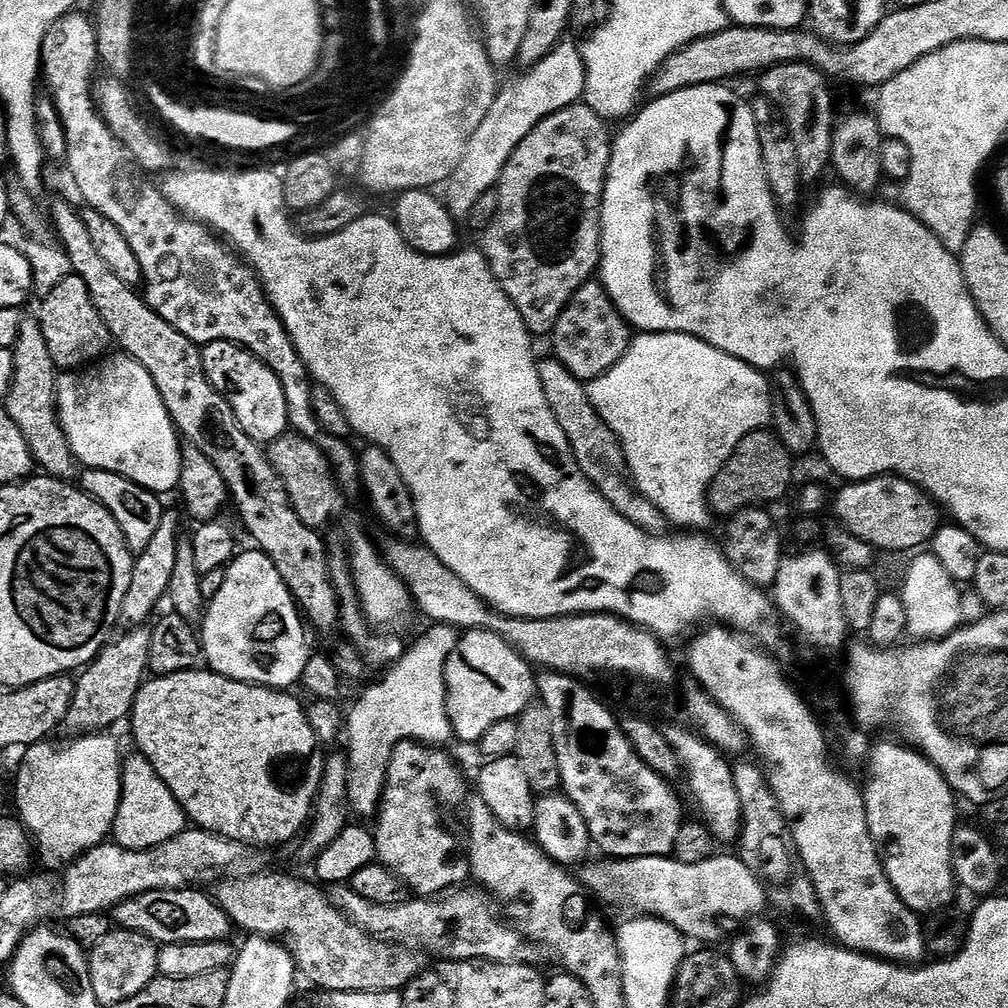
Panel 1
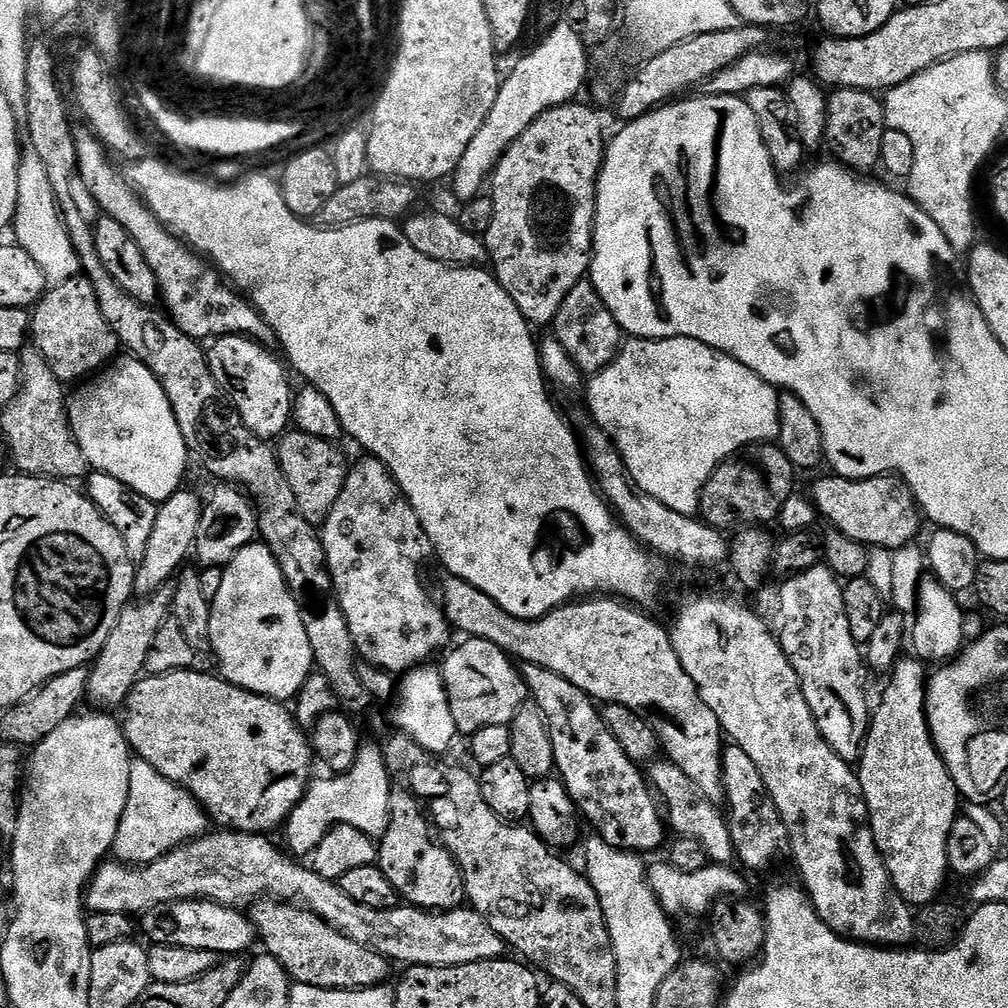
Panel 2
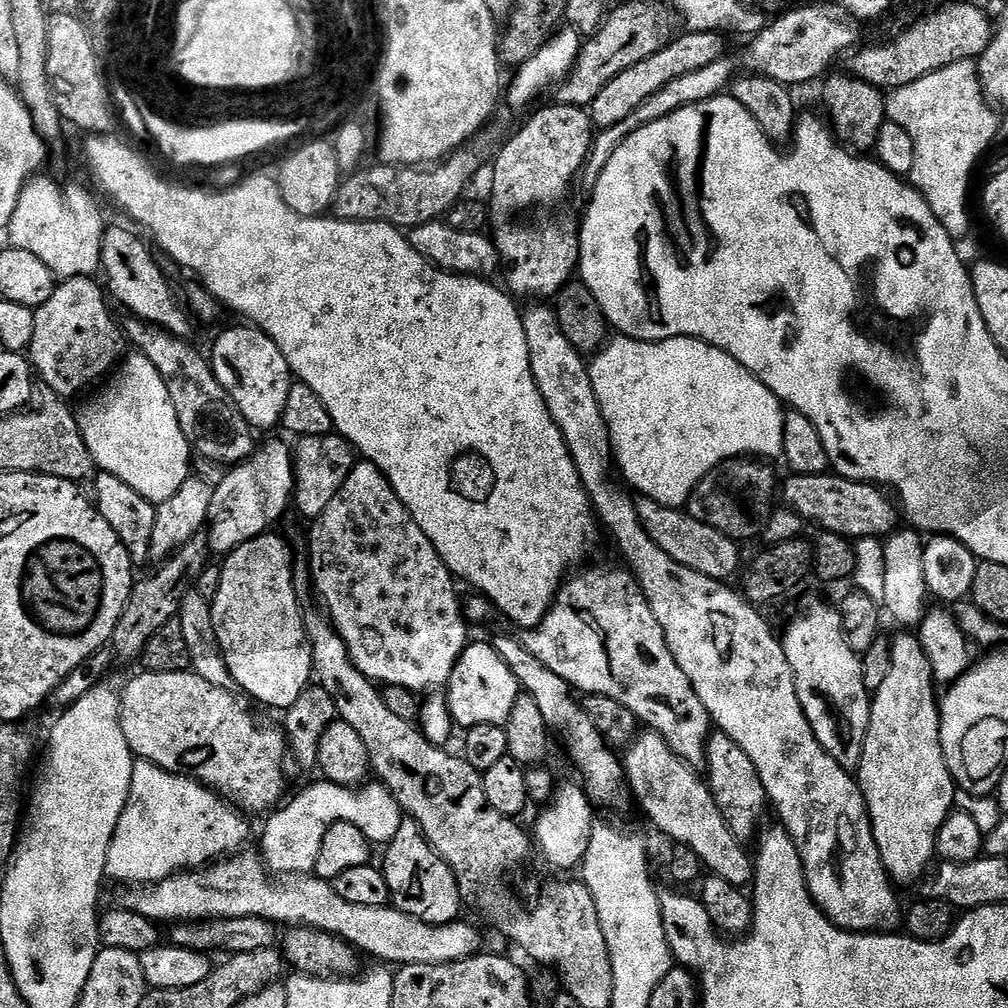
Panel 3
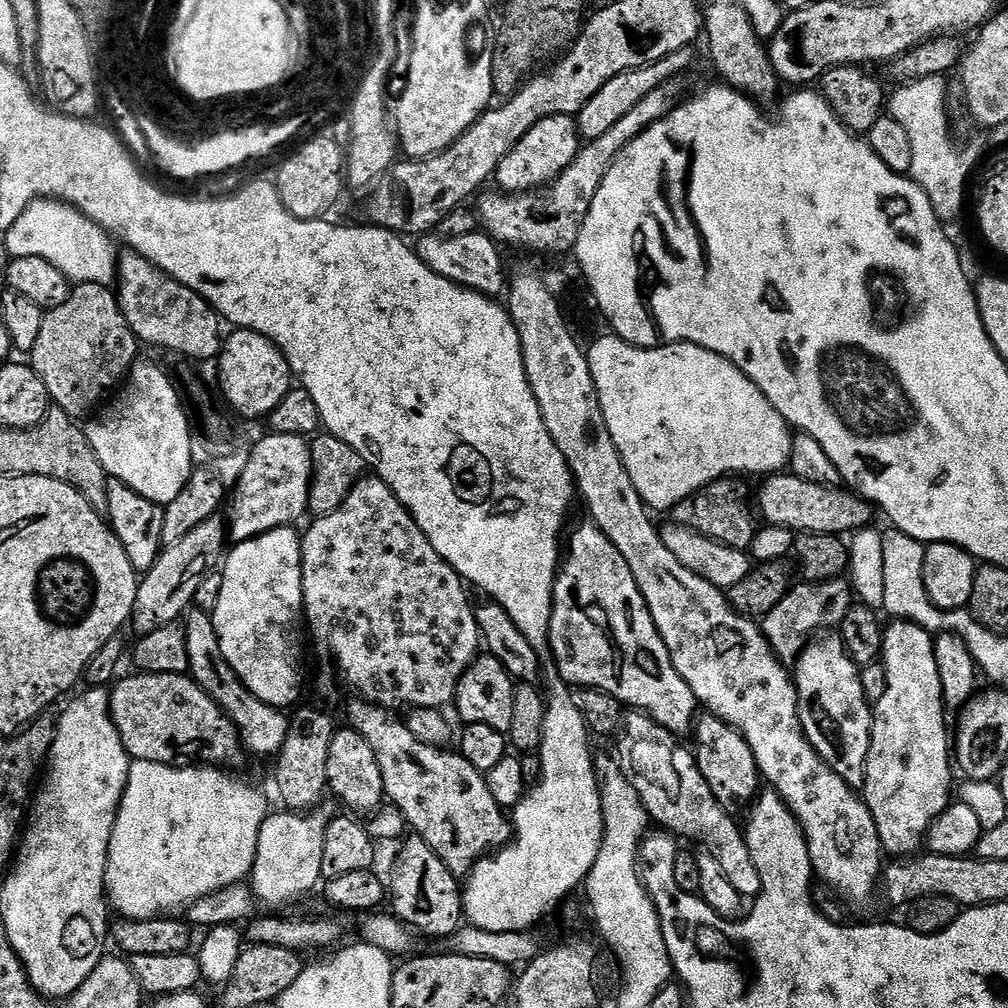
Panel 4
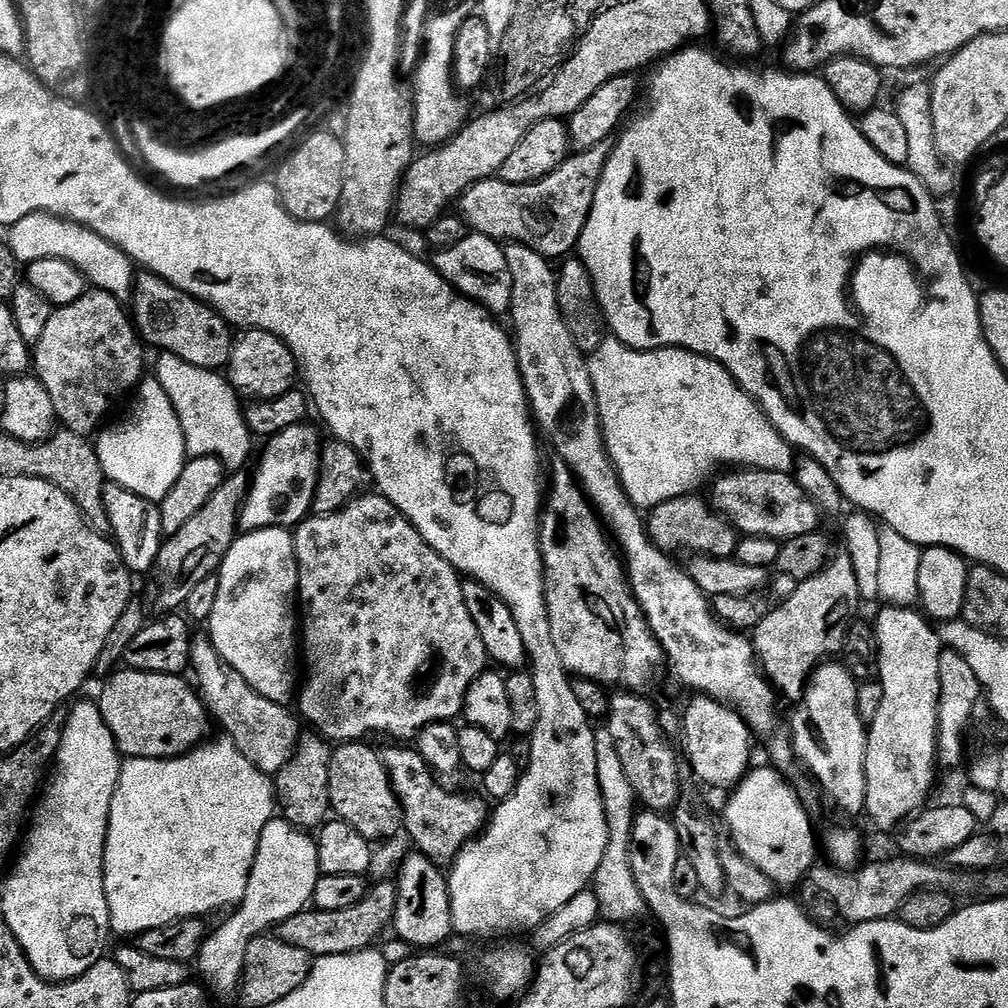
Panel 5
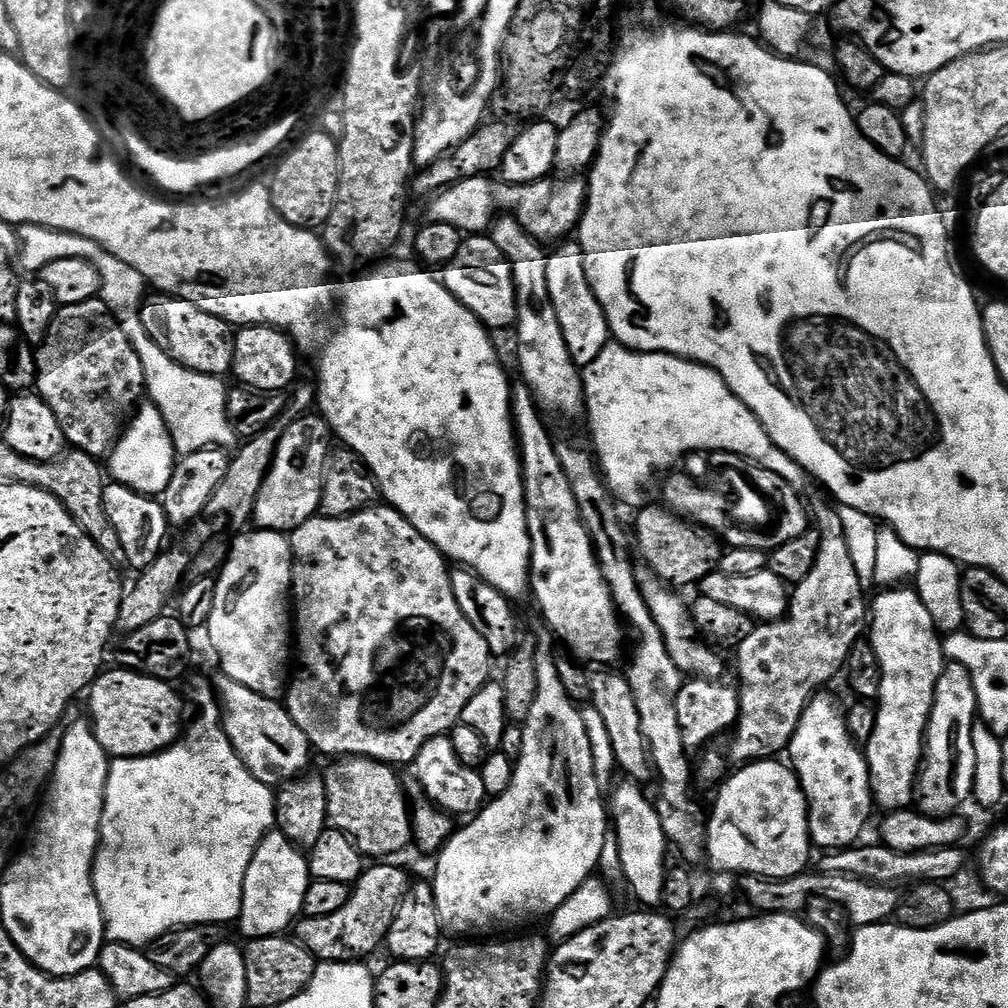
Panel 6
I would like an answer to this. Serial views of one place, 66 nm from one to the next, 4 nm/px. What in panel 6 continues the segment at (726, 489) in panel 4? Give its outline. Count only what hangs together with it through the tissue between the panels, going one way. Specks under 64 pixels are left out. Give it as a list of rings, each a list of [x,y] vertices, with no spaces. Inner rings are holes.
[[[649,503],[639,509],[636,516],[636,548],[643,563],[657,580],[676,590],[699,585],[700,580],[720,567],[726,548],[715,532],[710,532],[691,520],[676,515],[666,506]]]

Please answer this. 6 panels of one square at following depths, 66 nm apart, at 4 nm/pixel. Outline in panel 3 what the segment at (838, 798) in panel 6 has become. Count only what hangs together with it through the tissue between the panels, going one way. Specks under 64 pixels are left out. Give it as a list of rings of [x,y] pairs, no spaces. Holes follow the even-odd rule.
[[[824,600],[806,601],[796,621],[782,632],[782,643],[790,670],[794,670],[798,702],[802,702],[814,738],[838,766],[859,769],[872,701],[862,678],[862,659],[846,642],[839,607]]]

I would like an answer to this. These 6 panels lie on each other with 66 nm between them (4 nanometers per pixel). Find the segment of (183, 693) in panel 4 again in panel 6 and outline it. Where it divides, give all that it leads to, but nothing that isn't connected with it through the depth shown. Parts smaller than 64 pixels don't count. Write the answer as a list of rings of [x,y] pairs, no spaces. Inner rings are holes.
[[[116,666],[113,669],[113,672],[101,671],[92,681],[87,693],[88,708],[92,711],[90,723],[98,742],[102,742],[102,750],[106,750],[112,758],[153,756],[176,743],[185,731],[186,719],[184,720],[184,700],[172,689],[175,687],[169,681],[159,680],[141,672],[132,672],[129,668]]]

